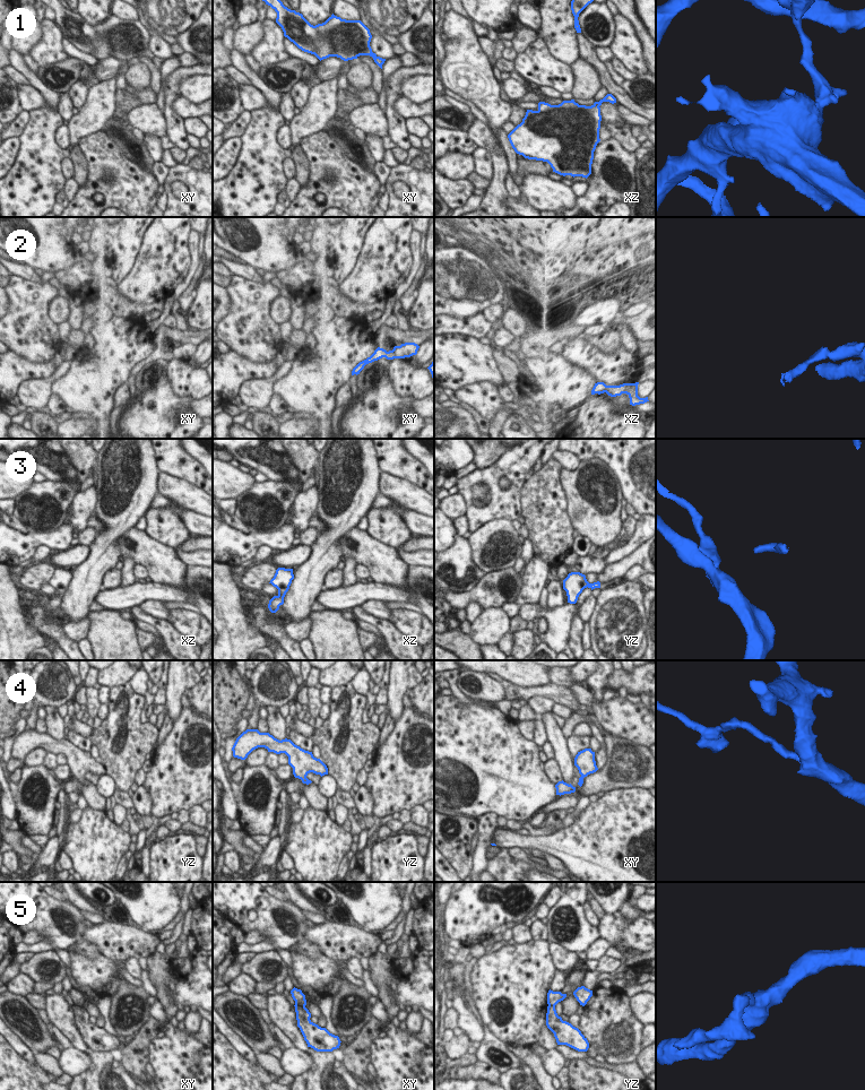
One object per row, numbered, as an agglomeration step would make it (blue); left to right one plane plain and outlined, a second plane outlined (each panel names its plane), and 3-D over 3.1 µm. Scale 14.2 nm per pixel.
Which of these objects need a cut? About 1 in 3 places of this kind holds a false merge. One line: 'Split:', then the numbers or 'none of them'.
Split: 1, 5.

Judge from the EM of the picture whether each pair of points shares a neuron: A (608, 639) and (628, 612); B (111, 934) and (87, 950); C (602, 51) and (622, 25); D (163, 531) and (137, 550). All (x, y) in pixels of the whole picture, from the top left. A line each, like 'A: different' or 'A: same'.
A: same
B: different
C: different
D: different

